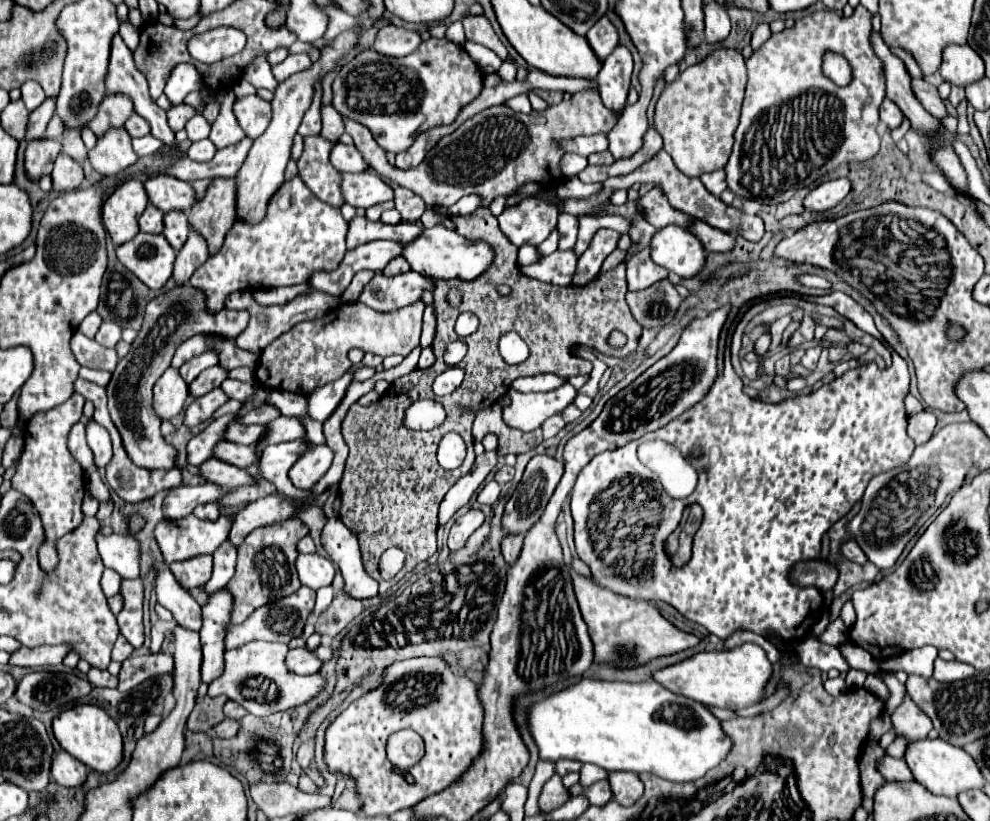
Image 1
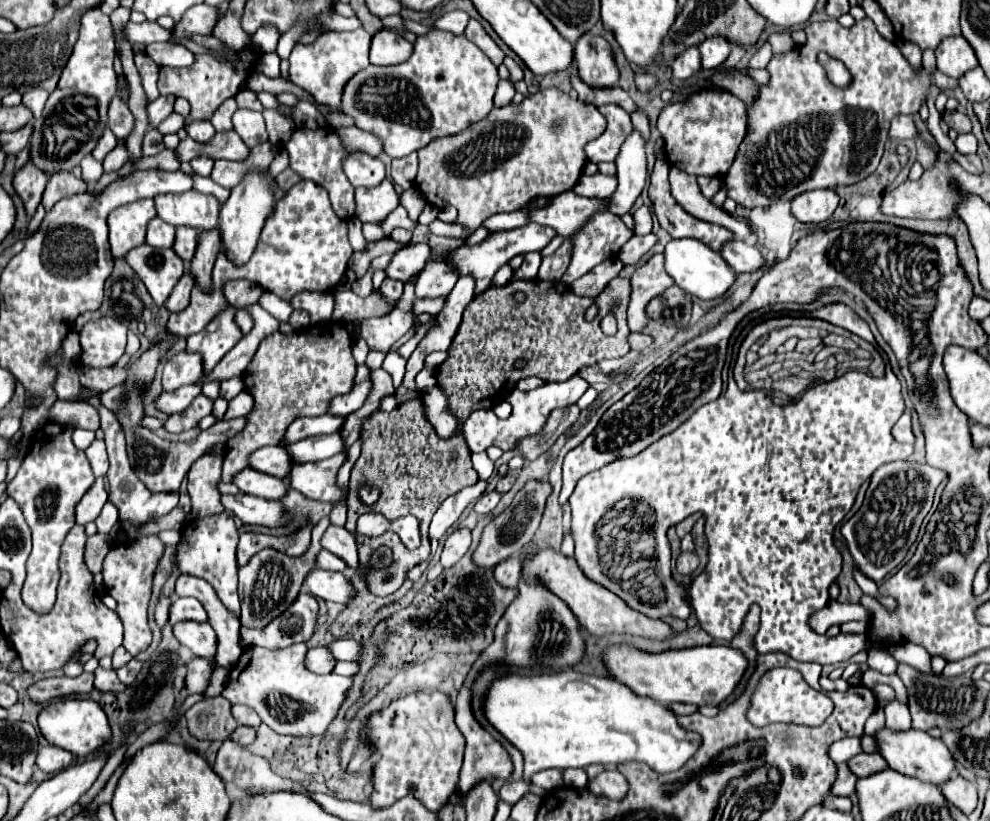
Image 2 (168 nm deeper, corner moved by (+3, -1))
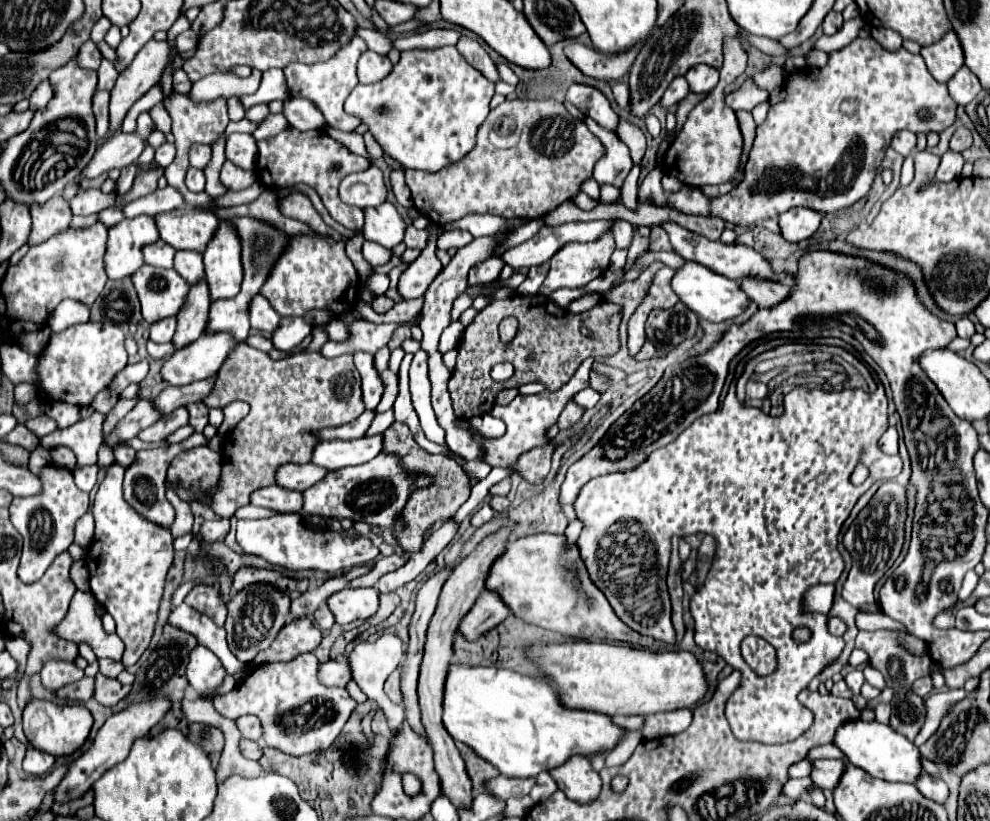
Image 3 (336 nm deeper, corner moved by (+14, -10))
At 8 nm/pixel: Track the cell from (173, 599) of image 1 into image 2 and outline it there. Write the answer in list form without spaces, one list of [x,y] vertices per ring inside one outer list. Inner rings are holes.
[[[180,620],[174,624],[174,636],[180,644],[188,646],[194,656],[212,658],[216,654],[216,632],[210,622]]]

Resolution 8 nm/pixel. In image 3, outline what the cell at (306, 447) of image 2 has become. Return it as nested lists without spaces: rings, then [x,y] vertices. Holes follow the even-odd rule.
[[[383,435],[361,437],[353,441],[341,441],[341,439],[321,441],[313,451],[311,463],[335,471],[349,465],[363,465],[373,457],[377,457],[381,451],[383,451]]]

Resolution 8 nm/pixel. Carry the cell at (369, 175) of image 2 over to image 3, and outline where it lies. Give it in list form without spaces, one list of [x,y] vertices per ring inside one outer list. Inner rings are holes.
[[[371,165],[367,171],[349,175],[341,181],[341,201],[355,207],[379,207],[387,201],[387,187],[379,167]]]

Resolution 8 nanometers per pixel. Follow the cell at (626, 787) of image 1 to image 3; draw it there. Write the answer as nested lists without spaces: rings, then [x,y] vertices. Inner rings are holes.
[[[581,755],[571,757],[557,769],[551,769],[549,773],[555,779],[557,787],[577,803],[591,801],[593,797],[597,797],[601,789],[599,773],[593,771],[589,757],[581,757]]]

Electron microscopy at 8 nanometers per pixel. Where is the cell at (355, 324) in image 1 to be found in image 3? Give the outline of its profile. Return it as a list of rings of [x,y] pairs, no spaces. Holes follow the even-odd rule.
[[[241,343],[235,351],[233,357],[221,367],[221,373],[215,379],[215,385],[211,393],[203,399],[203,403],[211,407],[225,407],[231,401],[241,399],[251,405],[251,411],[245,419],[239,421],[239,425],[229,433],[229,441],[223,441],[223,469],[221,477],[225,477],[225,485],[221,485],[221,493],[217,493],[213,501],[213,511],[219,517],[233,517],[239,507],[249,505],[249,497],[253,491],[261,487],[275,485],[275,473],[279,465],[285,463],[309,463],[313,449],[319,443],[319,437],[315,431],[327,429],[327,427],[339,427],[345,423],[351,423],[365,411],[363,395],[361,395],[361,379],[359,373],[353,365],[353,355],[345,353],[335,359],[325,359],[319,353],[305,351],[287,359],[273,361],[267,353],[257,351],[249,347],[247,343]],[[301,365],[303,367],[303,377],[295,379],[293,377],[293,367]]]

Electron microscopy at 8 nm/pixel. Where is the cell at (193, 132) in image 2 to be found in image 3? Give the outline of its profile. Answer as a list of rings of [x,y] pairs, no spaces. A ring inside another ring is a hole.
[[[193,145],[193,149],[189,151],[189,159],[191,159],[191,167],[205,169],[207,163],[211,161],[211,147],[209,145]]]

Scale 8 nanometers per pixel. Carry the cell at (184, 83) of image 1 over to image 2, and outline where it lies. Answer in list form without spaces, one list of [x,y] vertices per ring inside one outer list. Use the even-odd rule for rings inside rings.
[[[160,96],[158,100],[150,102],[146,106],[148,110],[148,120],[150,120],[150,128],[158,128],[158,124],[168,118],[168,114],[172,114],[174,110],[174,100],[176,96]]]

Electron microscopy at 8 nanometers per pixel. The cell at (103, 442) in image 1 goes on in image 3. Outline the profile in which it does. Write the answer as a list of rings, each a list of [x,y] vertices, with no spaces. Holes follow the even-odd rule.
[[[93,465],[93,467],[83,467],[83,469],[75,469],[75,471],[73,471],[73,475],[75,475],[75,485],[77,485],[81,491],[89,493],[89,491],[95,487],[97,471],[99,471],[97,465]]]

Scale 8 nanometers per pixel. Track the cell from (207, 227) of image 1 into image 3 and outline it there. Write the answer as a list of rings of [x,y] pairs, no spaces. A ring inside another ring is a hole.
[[[205,281],[201,285],[193,285],[189,291],[189,305],[181,309],[181,317],[177,317],[177,331],[173,337],[173,347],[175,351],[191,345],[197,341],[205,329],[207,329],[207,319],[209,319],[209,289]]]

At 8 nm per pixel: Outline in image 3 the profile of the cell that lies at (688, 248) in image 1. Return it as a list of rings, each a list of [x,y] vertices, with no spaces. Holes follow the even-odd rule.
[[[687,261],[679,271],[675,271],[673,291],[675,291],[675,293],[679,295],[679,299],[681,299],[685,305],[689,305],[689,309],[693,309],[701,319],[707,319],[707,321],[713,321],[713,323],[721,323],[721,321],[727,321],[727,319],[735,319],[735,317],[741,315],[741,313],[749,307],[749,303],[751,303],[751,299],[743,293],[739,281],[721,277],[721,275],[713,273],[711,269],[705,269],[703,265],[697,265],[697,263],[691,263],[691,261]]]

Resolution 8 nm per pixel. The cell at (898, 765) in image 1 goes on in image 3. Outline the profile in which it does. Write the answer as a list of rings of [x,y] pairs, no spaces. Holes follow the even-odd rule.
[[[819,759],[813,761],[809,777],[813,785],[817,785],[819,789],[833,789],[841,779],[841,769],[843,769],[843,761],[839,759]]]

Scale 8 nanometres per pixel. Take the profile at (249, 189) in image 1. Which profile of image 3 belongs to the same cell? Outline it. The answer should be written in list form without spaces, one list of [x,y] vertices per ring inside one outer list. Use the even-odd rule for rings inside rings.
[[[221,221],[217,237],[209,243],[209,249],[203,253],[205,259],[205,281],[209,285],[211,301],[233,299],[241,291],[243,267],[241,267],[241,245],[237,233],[229,221]]]

